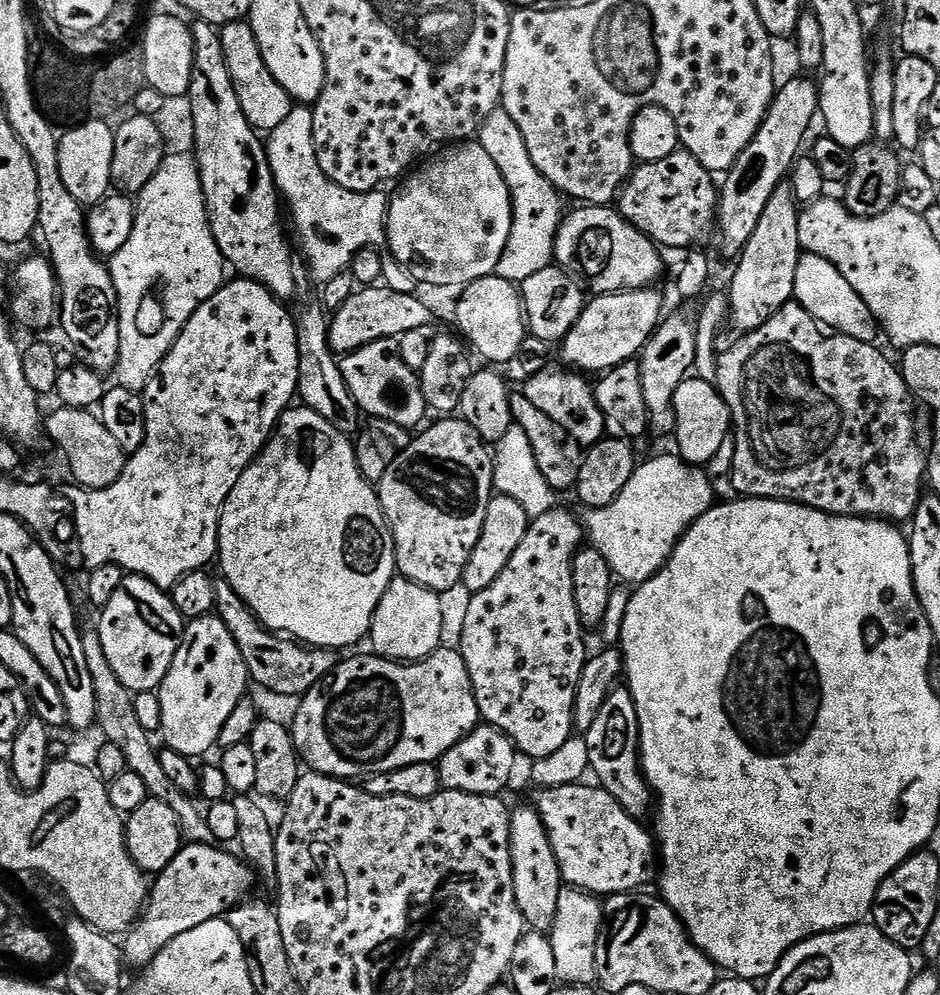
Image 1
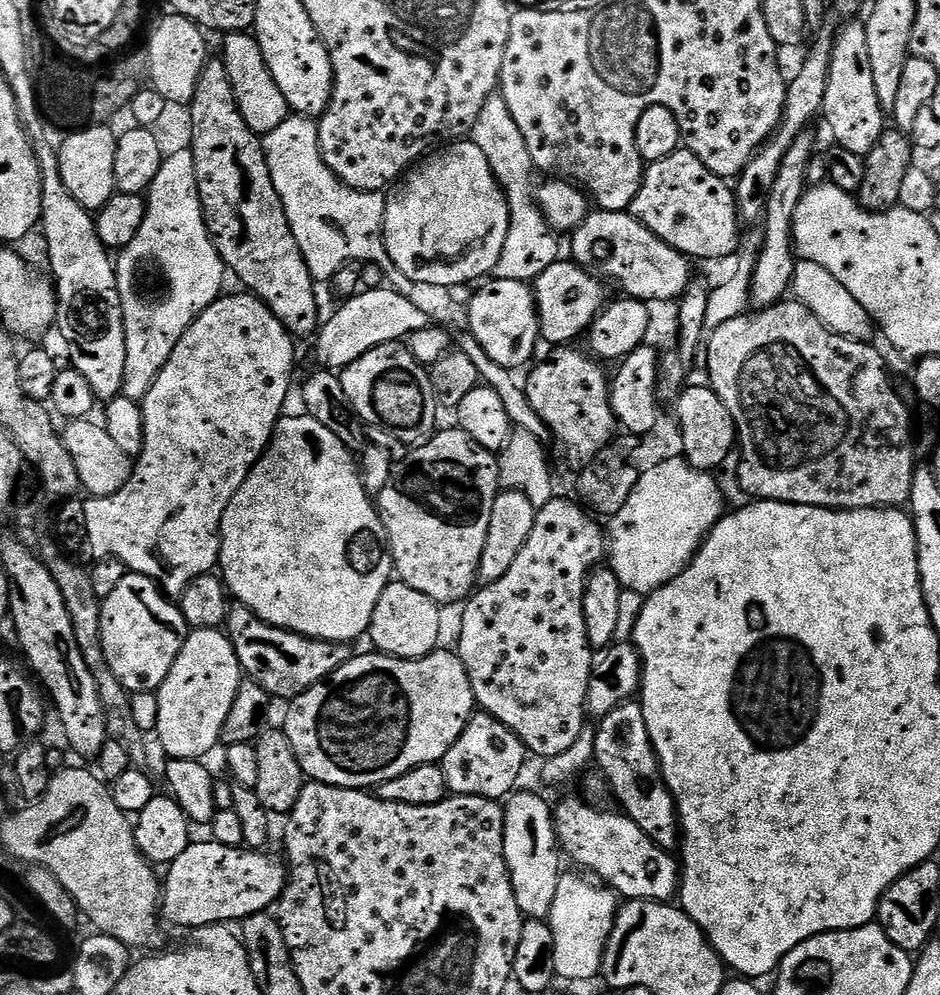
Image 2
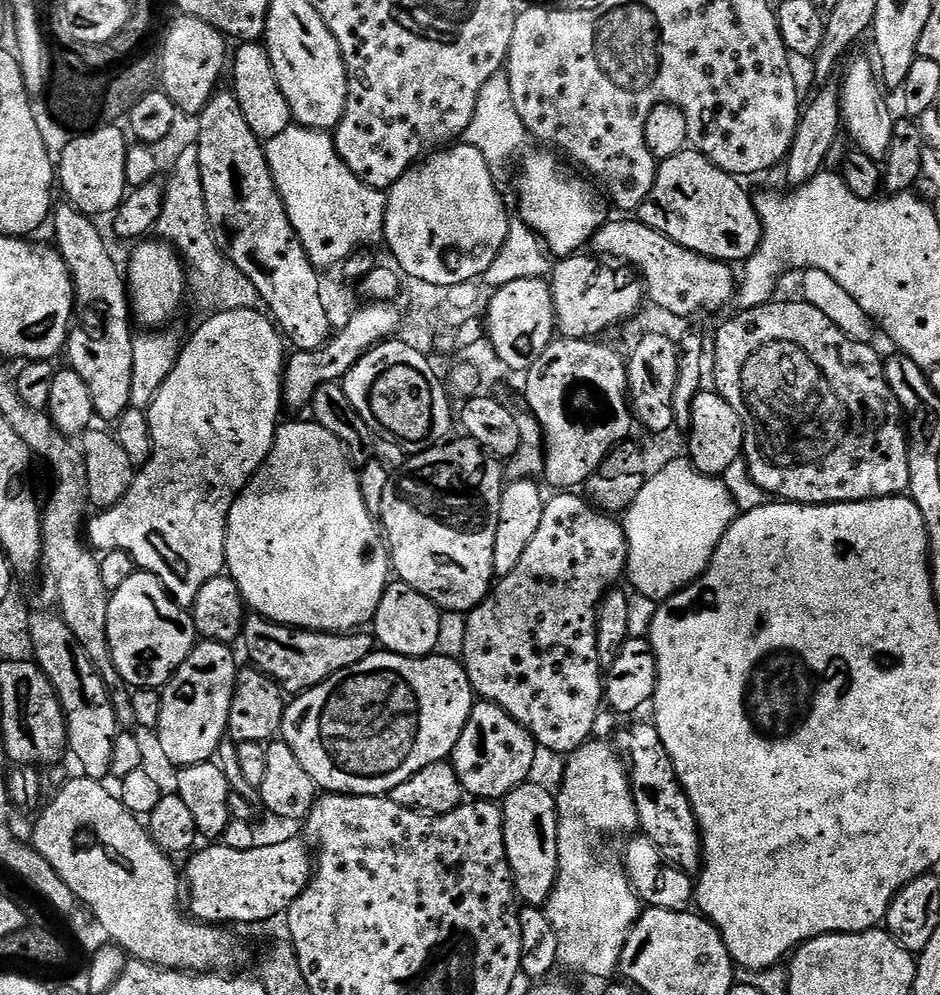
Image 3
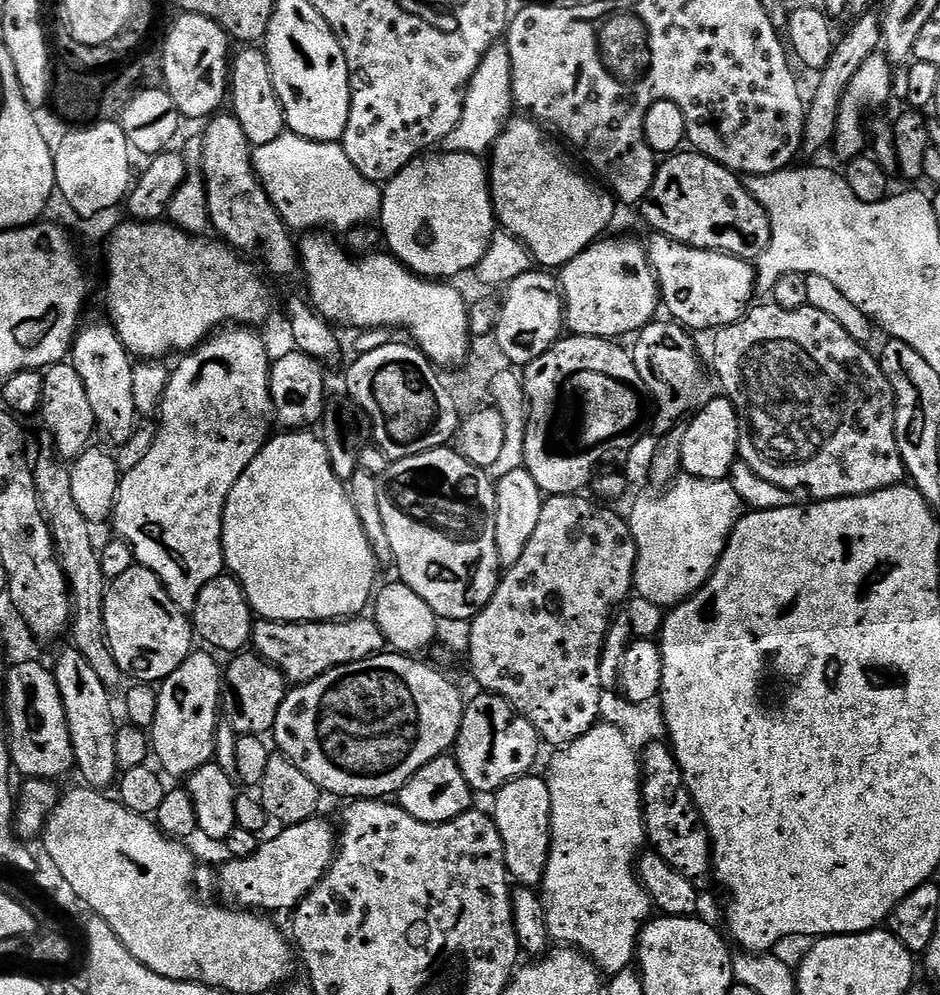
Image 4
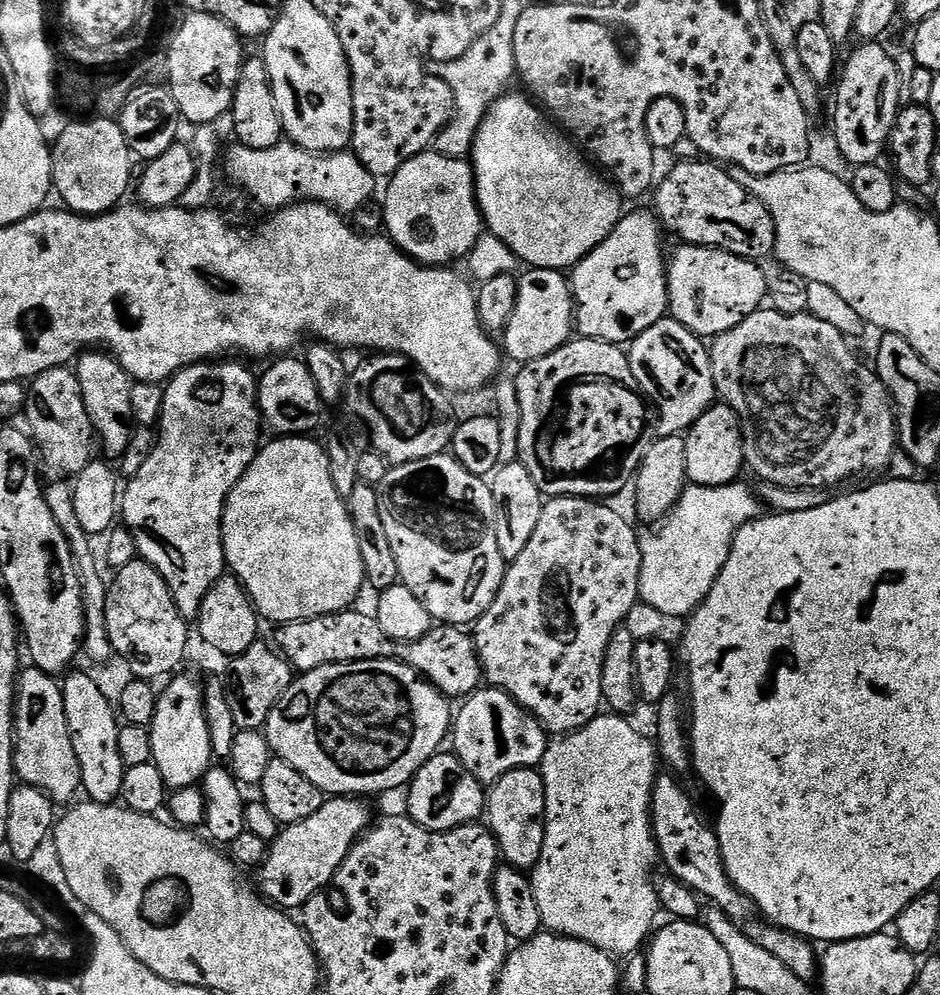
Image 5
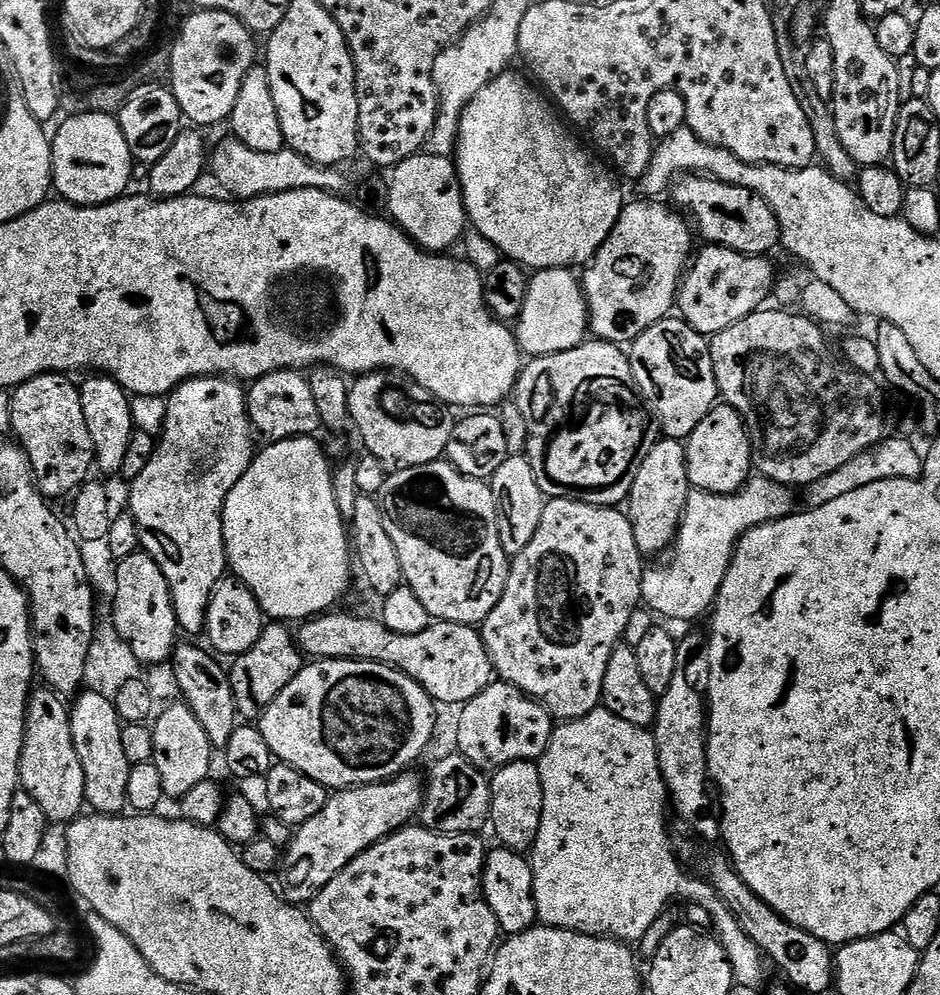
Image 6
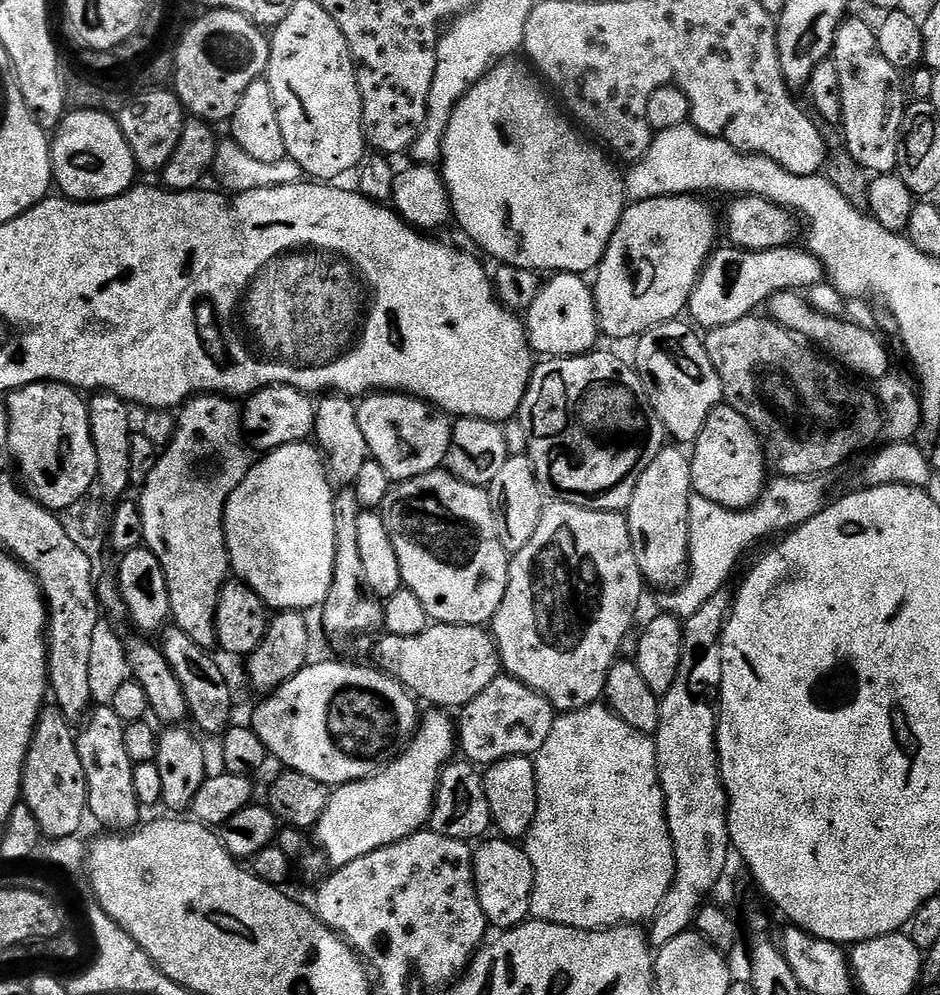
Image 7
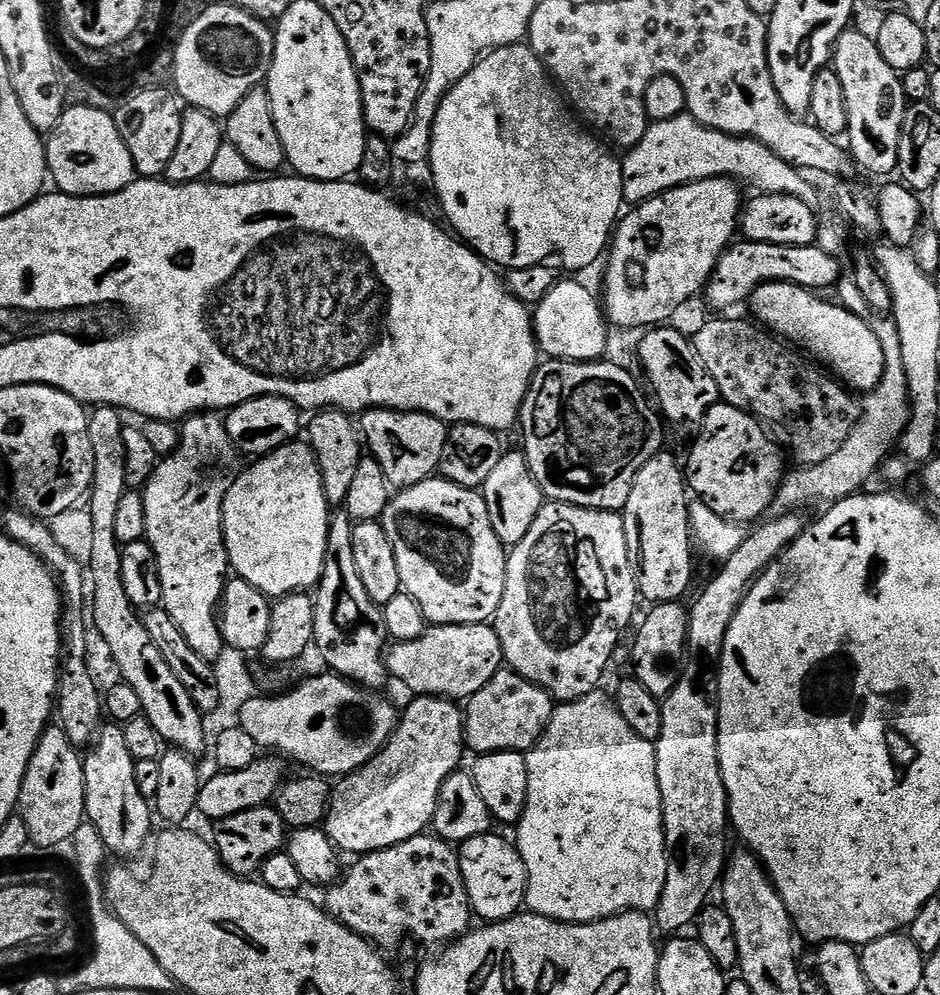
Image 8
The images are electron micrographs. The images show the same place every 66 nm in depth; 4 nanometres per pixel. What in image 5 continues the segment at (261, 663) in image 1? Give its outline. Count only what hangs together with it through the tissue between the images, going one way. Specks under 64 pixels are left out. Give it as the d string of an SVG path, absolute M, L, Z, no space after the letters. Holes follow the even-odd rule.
M345 610L315 616L309 620L296 620L275 629L275 647L280 655L288 660L297 673L318 670L327 664L349 664L350 662L366 662L367 660L402 660L414 671L429 680L439 692L449 698L467 698L481 687L484 680L484 667L476 653L476 641L468 636L460 626L433 626L422 638L413 644L401 644L391 640L378 626L375 615L371 611L356 612Z

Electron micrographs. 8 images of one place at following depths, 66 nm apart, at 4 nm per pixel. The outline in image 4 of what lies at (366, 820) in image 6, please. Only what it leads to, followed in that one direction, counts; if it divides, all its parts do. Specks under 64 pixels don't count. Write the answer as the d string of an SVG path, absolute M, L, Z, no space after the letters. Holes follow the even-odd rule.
M313 818L301 824L289 824L279 829L273 840L265 839L254 854L248 858L234 860L225 859L225 864L220 868L220 892L225 896L227 903L232 906L239 906L244 910L259 910L264 914L272 912L284 912L295 909L300 901L307 898L312 892L313 886L323 878L328 867L336 858L338 847L338 832L328 820Z

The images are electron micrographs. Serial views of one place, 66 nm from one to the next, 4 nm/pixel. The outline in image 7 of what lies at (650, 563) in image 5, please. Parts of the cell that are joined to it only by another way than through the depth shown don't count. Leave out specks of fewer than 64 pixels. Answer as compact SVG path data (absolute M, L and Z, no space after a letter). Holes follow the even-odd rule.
M777 475L776 480L769 479L754 504L748 508L734 509L718 506L718 502L710 502L710 498L702 498L693 495L690 502L690 522L688 523L688 567L686 569L686 579L683 584L675 590L668 590L663 593L660 604L665 613L675 616L677 619L685 620L694 615L699 607L704 606L714 594L725 589L724 582L728 575L736 568L736 563L740 560L740 555L747 550L751 544L756 544L759 540L764 540L767 536L772 536L775 532L779 534L795 530L800 525L810 522L826 507L824 500L824 484L820 478L801 478L798 476Z

